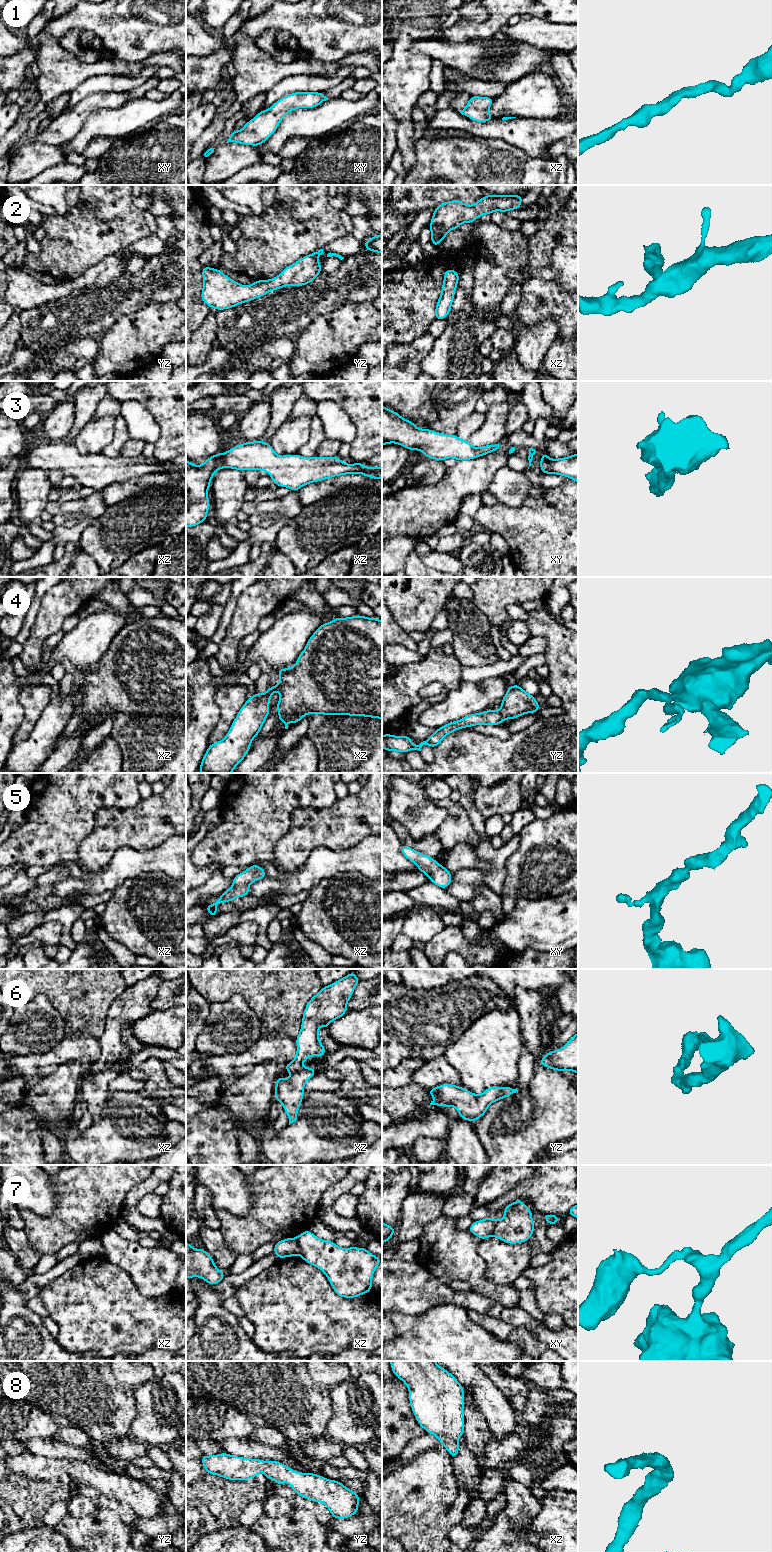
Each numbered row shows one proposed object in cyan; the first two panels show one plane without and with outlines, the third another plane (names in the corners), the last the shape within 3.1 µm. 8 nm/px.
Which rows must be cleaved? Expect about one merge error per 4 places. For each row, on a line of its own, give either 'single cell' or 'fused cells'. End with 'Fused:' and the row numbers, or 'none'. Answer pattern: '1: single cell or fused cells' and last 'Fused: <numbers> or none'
1: single cell
2: single cell
3: single cell
4: single cell
5: single cell
6: single cell
7: fused cells
8: single cell
Fused: 7

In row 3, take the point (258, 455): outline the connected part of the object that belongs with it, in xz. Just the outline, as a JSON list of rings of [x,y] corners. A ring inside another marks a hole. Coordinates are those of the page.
[[[264,441],[244,442],[229,449],[225,453],[219,453],[209,457],[202,465],[195,465],[186,460],[186,527],[193,527],[205,522],[210,508],[208,489],[215,472],[221,468],[235,470],[260,470],[267,472],[274,484],[287,487],[297,492],[301,487],[329,479],[339,475],[360,473],[366,477],[382,479],[381,467],[365,467],[364,463],[346,464],[337,456],[306,458],[298,454],[278,456],[272,446]]]

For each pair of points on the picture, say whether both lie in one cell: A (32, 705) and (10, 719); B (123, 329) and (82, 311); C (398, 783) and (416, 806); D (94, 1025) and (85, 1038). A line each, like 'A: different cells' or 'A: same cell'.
A: different cells
B: different cells
C: same cell
D: different cells

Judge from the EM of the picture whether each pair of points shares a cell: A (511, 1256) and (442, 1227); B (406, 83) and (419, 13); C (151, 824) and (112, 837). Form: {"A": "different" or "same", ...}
{"A": "different", "B": "same", "C": "same"}

